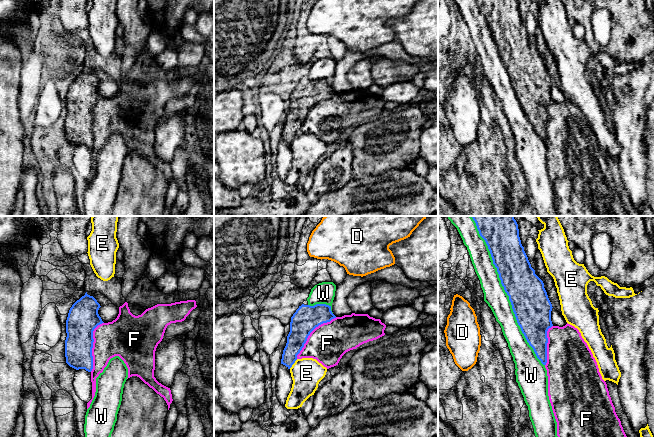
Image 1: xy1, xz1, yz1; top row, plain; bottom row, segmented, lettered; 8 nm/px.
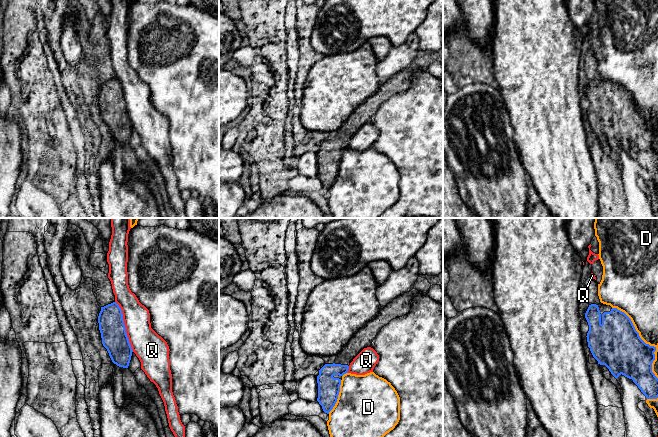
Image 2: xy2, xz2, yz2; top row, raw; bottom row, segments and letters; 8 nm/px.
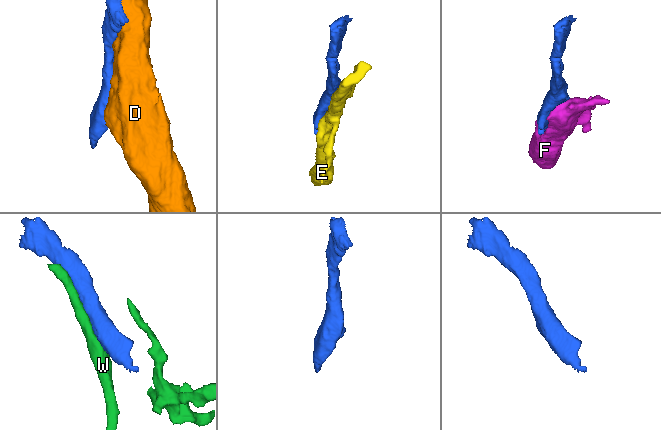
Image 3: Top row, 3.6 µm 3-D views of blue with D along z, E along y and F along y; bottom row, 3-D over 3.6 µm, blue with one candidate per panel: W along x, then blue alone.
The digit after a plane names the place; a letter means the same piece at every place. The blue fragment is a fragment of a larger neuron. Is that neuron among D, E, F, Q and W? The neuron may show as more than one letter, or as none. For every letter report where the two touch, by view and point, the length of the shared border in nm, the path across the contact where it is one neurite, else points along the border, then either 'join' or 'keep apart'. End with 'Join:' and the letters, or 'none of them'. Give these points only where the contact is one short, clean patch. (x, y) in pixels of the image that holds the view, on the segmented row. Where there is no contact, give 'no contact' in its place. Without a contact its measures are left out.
D: meets blue in yz2 at (644, 342); contact 700 nm long; keep apart
E: meets blue in xz1 at (293, 363); contact 100 nm long; border along xz1 (297, 359), (289, 368); keep apart
F: meets blue in xy1 at (92, 346); contact 420 nm long; keep apart
Q: meets blue in xy2 at (124, 326); contact 440 nm long; border along xy2 (115, 301), (121, 310), (125, 332), (133, 351); keep apart
W: meets blue in yz1 at (505, 291); contact 1350 nm long; keep apart
Join: none of them

